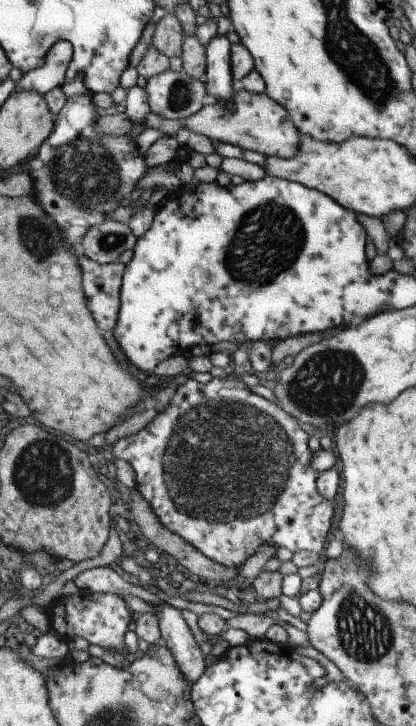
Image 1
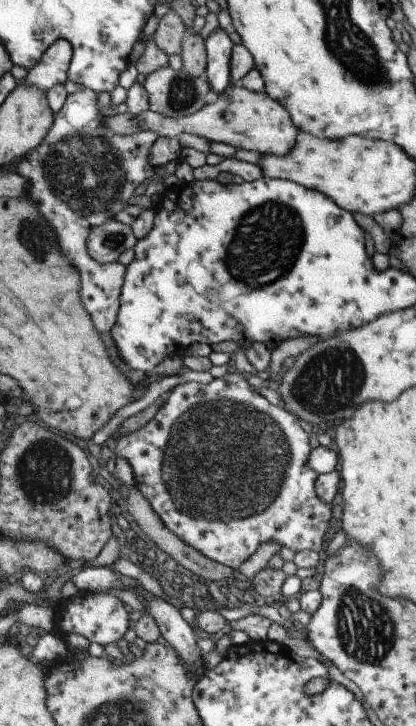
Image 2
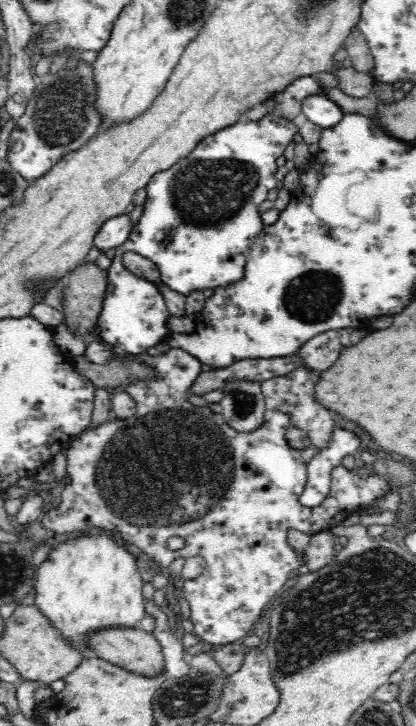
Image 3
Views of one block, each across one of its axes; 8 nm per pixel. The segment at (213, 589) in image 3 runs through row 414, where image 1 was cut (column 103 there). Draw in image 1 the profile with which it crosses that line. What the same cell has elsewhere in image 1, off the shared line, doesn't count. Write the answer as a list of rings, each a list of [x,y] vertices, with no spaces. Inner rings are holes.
[[[87,91],[67,98],[62,110],[54,116],[53,131],[40,148],[24,161],[23,168],[33,182],[32,196],[56,223],[67,246],[76,252],[86,302],[90,304],[90,312],[98,328],[108,332],[118,320],[125,264],[120,261],[103,265],[95,263],[82,254],[80,242],[90,227],[101,225],[110,212],[121,206],[122,200],[128,201],[135,185],[144,178],[149,168],[145,161],[147,150],[162,134],[154,129],[144,129],[135,139],[131,139],[98,133],[95,125],[99,115],[94,96],[96,94]]]

